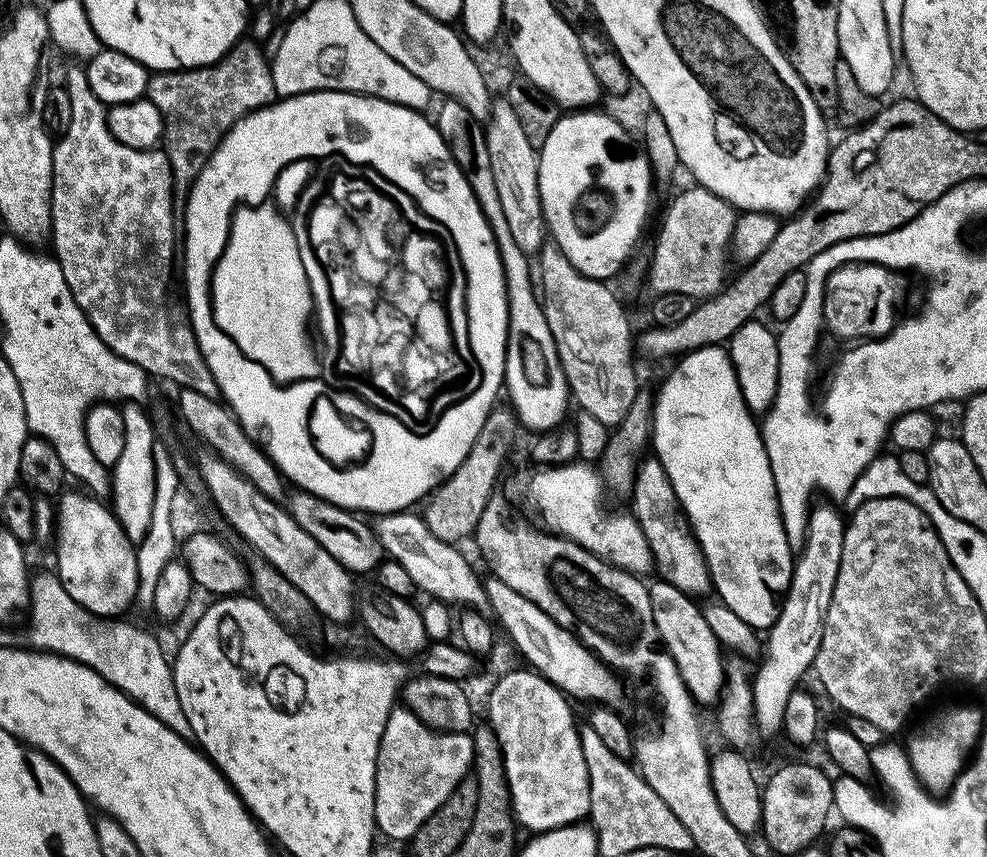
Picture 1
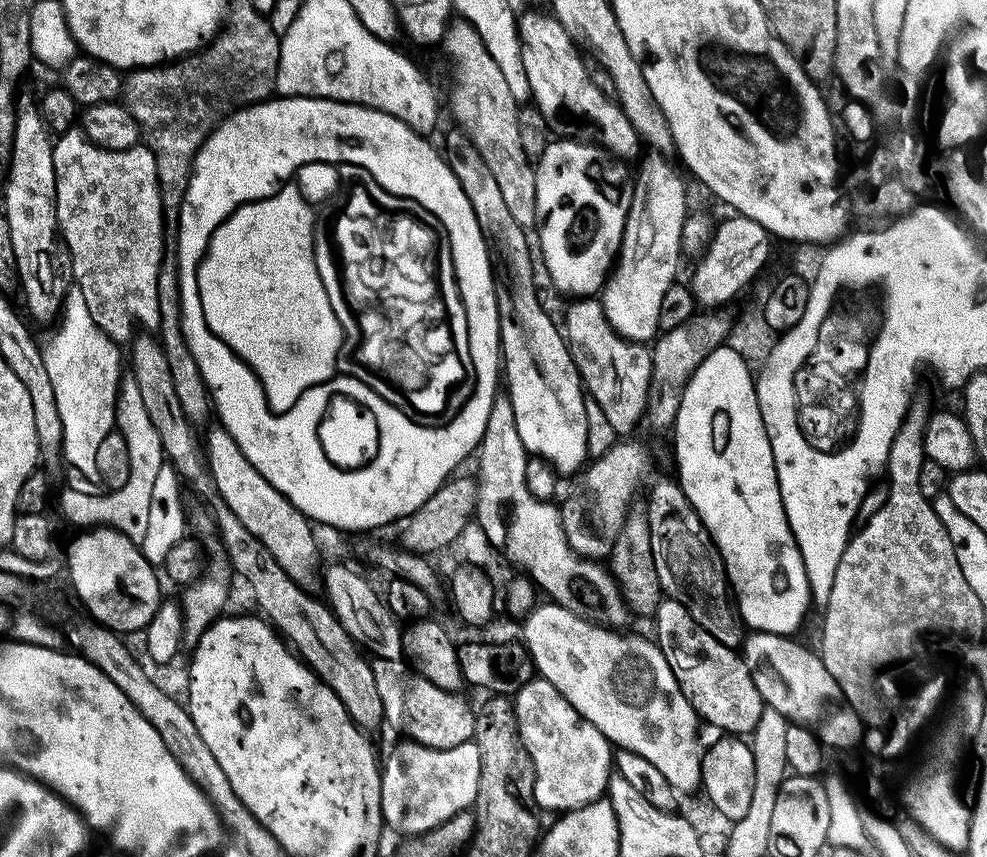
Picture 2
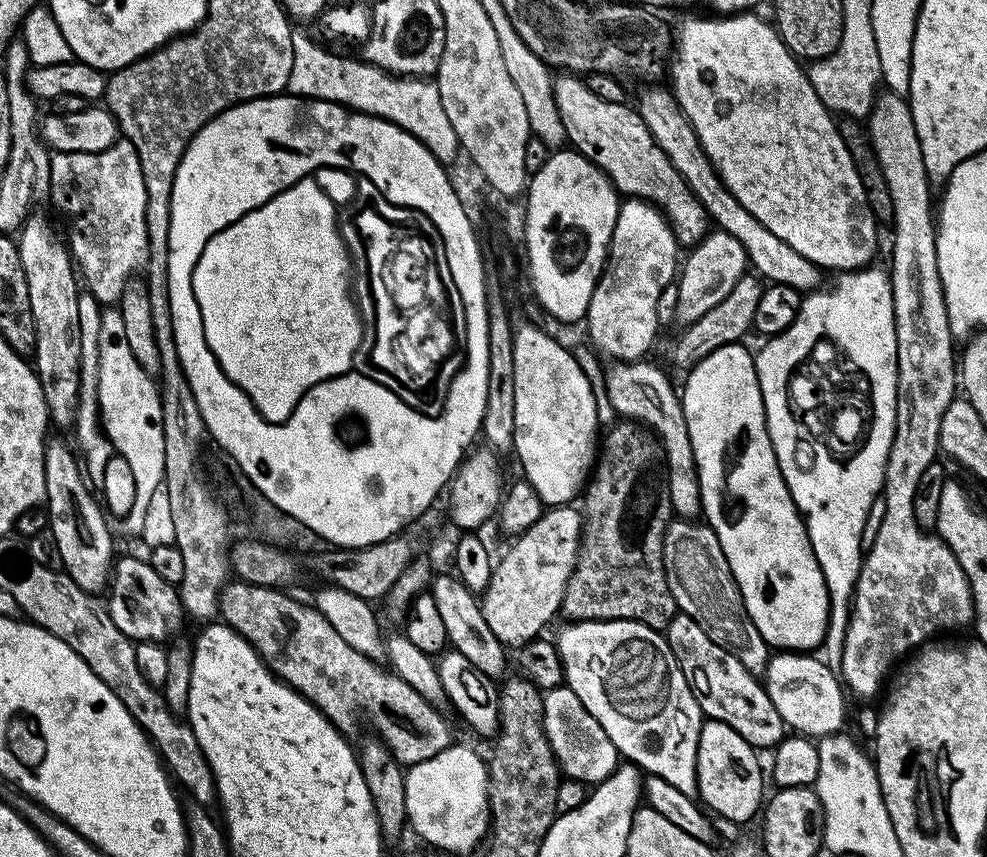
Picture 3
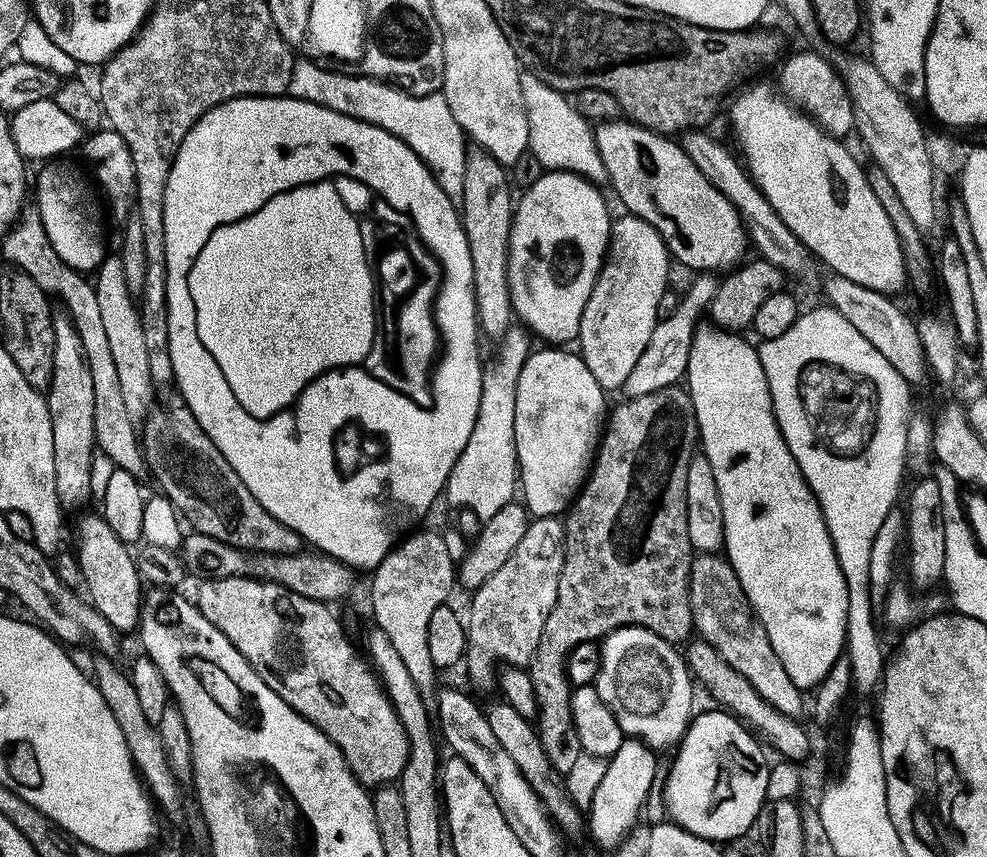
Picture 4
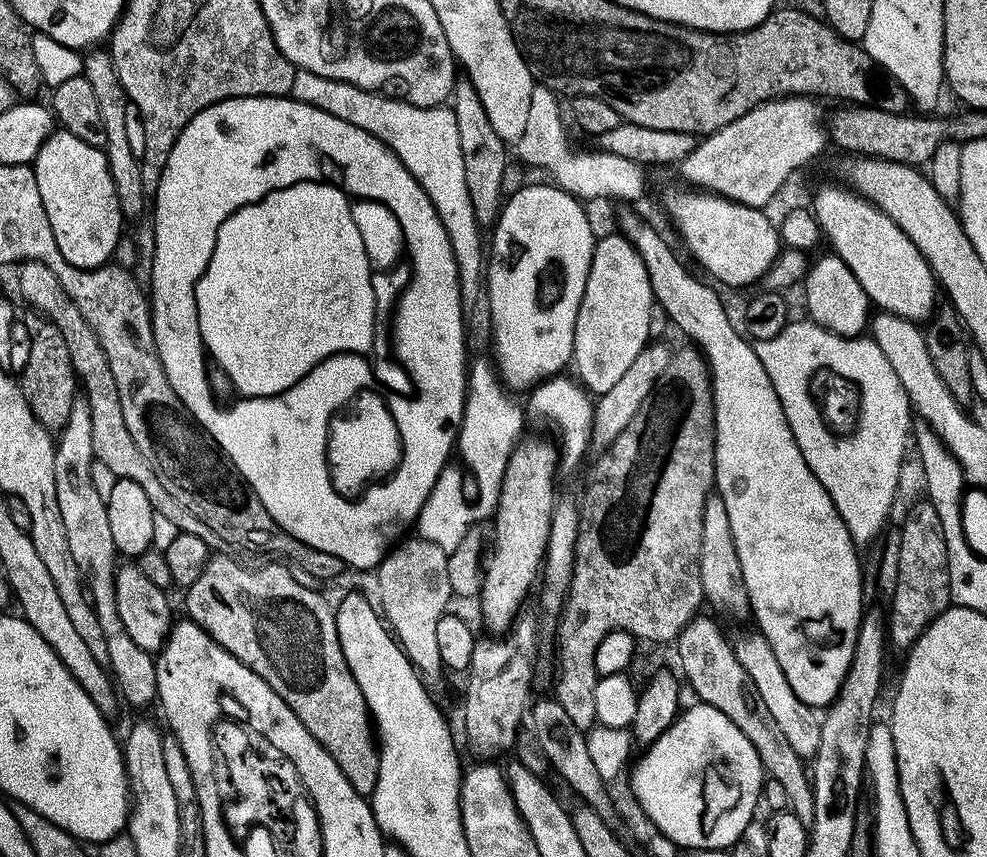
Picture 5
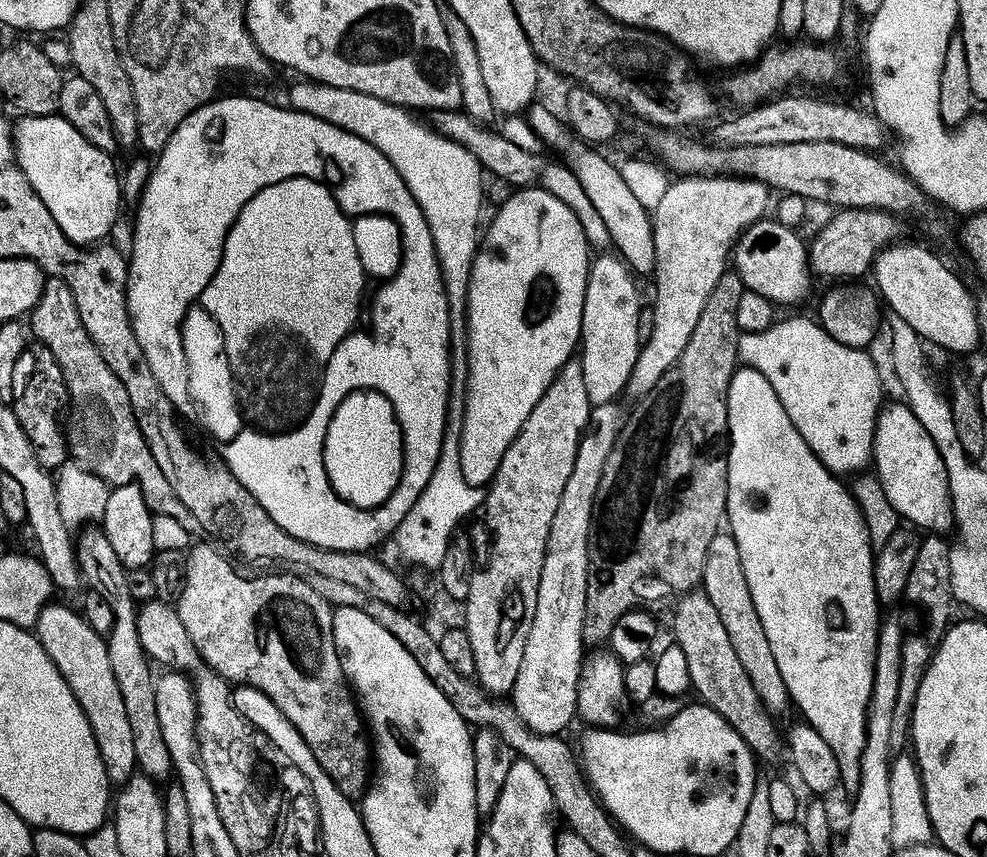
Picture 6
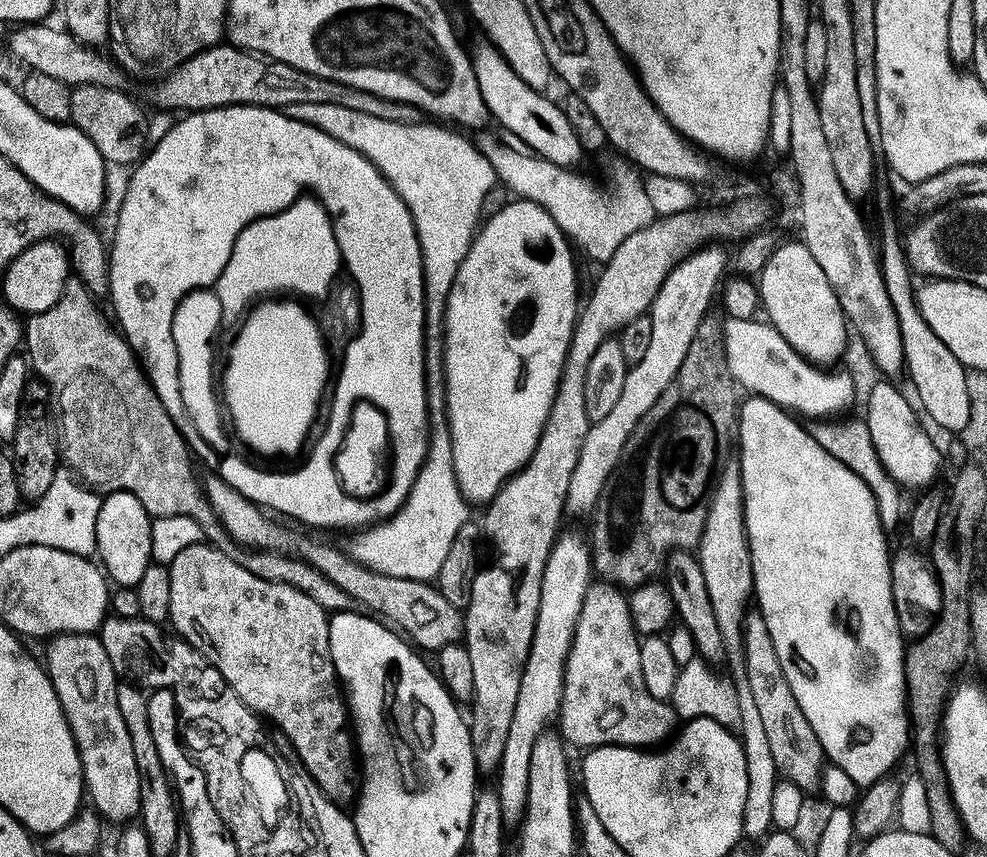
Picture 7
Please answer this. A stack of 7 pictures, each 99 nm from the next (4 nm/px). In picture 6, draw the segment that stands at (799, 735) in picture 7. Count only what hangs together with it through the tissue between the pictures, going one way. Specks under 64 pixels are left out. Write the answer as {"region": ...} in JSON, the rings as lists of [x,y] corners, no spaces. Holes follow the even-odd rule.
{"region":[[[731,531],[716,532],[710,542],[702,591],[710,598],[714,610],[718,610],[718,618],[722,618],[722,626],[726,626],[726,635],[730,637],[730,642],[738,653],[738,662],[742,662],[750,682],[754,682],[754,690],[758,690],[758,698],[764,703],[765,708],[773,714],[786,711],[790,708],[786,682],[782,682],[778,662],[774,662],[774,654],[770,651],[770,641],[766,638],[762,618],[758,618],[758,610],[754,606],[754,598],[746,582],[746,570],[742,570],[738,542],[734,542]]]}

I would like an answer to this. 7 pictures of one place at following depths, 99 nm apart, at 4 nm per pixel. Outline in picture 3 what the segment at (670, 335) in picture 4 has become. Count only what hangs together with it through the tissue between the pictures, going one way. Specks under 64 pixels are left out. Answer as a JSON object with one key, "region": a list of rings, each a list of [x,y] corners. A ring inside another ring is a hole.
{"region":[[[719,230],[709,231],[708,235],[691,249],[688,257],[683,257],[682,267],[675,281],[678,286],[678,306],[675,323],[687,326],[698,322],[704,314],[718,306],[718,302],[726,298],[730,290],[745,273],[749,271],[750,265],[748,255],[738,242],[730,234]]]}

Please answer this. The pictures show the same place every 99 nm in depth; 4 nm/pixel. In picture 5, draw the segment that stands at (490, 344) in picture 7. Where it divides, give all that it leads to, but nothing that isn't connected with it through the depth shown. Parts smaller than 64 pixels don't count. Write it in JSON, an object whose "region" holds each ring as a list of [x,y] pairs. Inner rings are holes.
{"region":[[[532,182],[518,190],[518,194],[507,197],[500,209],[500,218],[490,232],[492,248],[490,244],[490,255],[486,260],[486,312],[488,308],[492,340],[496,343],[495,367],[500,380],[509,389],[531,390],[563,373],[564,367],[573,363],[576,319],[596,249],[597,237],[592,236],[592,224],[584,213],[585,205],[563,188],[548,184]]]}

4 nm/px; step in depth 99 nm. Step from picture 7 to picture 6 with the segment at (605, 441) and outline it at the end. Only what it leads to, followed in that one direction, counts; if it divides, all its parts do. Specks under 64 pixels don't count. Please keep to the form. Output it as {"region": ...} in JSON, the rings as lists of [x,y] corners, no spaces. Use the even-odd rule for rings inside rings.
{"region":[[[709,174],[706,176],[680,176],[668,185],[666,194],[662,194],[662,202],[651,209],[652,229],[654,230],[654,258],[656,259],[656,301],[651,301],[654,314],[654,328],[650,336],[643,341],[638,358],[634,362],[634,370],[628,379],[627,395],[639,398],[646,395],[678,362],[682,350],[686,350],[686,342],[690,342],[690,334],[694,334],[694,326],[698,326],[698,314],[702,314],[702,306],[706,306],[706,298],[710,298],[710,290],[718,286],[718,278],[730,264],[730,253],[734,242],[740,239],[741,232],[756,223],[769,211],[770,189],[760,180],[737,174]]]}

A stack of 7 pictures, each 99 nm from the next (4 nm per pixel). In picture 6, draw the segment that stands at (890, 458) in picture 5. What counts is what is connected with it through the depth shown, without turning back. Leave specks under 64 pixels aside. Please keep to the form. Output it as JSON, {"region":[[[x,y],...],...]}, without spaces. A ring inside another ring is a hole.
{"region":[[[796,316],[793,320],[777,319],[766,330],[746,332],[741,335],[738,356],[747,367],[758,370],[774,386],[778,402],[790,414],[790,422],[796,424],[798,434],[810,446],[810,450],[833,474],[852,472],[860,474],[869,467],[872,459],[876,419],[882,407],[880,395],[884,388],[880,385],[880,372],[869,353],[862,348],[851,348],[835,341],[815,319],[803,320]]]}

